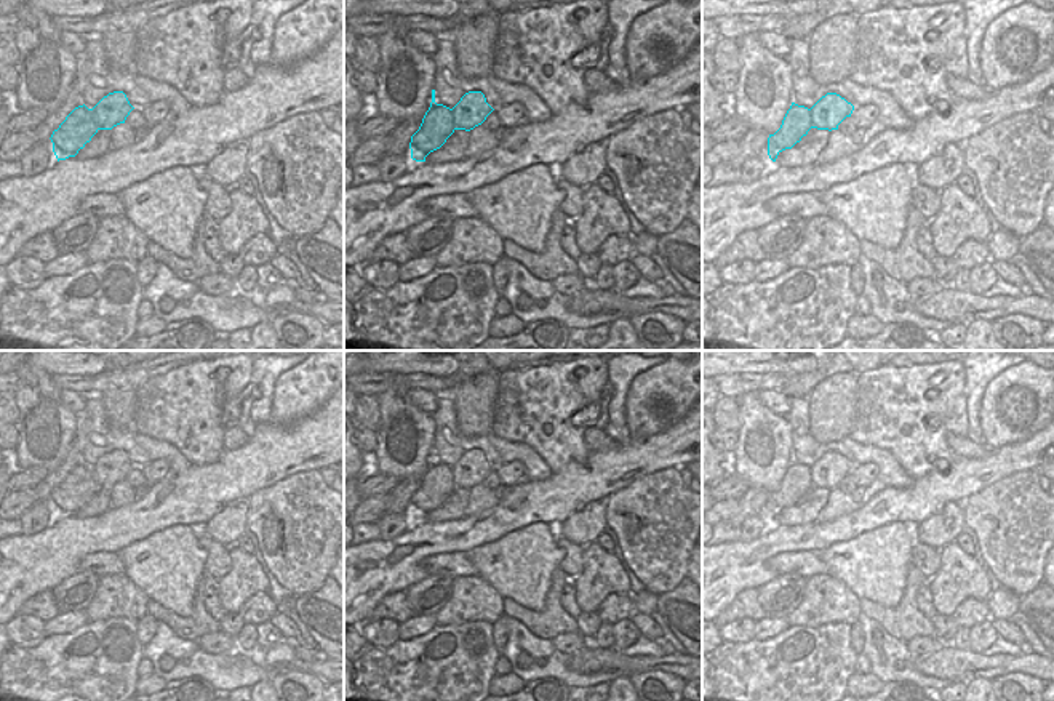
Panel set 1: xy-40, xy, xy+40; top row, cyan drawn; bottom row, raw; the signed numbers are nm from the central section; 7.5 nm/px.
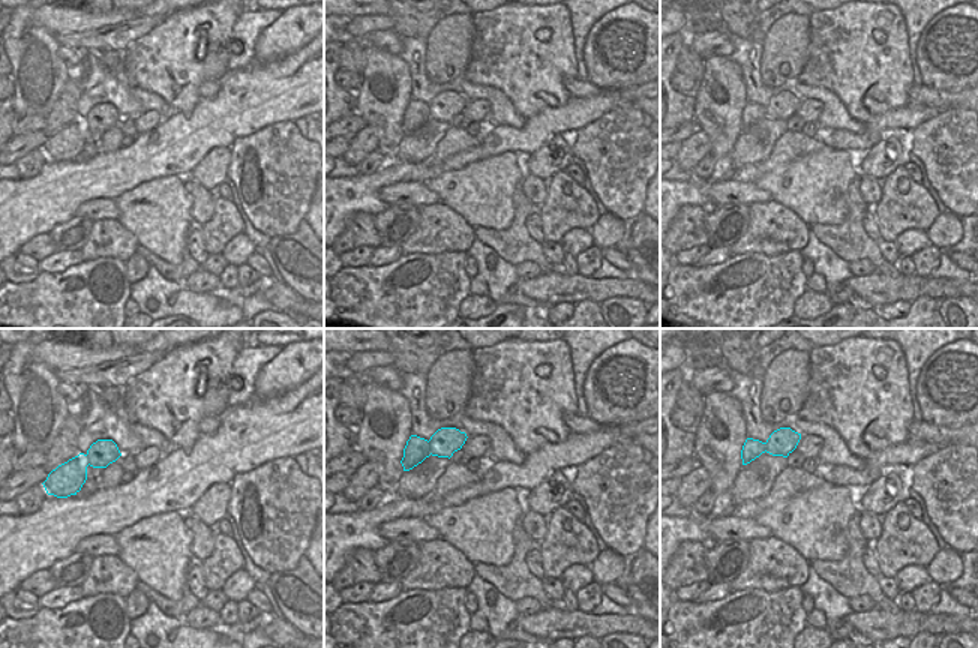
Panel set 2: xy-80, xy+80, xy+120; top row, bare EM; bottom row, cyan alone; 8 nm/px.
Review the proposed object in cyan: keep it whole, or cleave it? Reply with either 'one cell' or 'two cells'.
one cell

